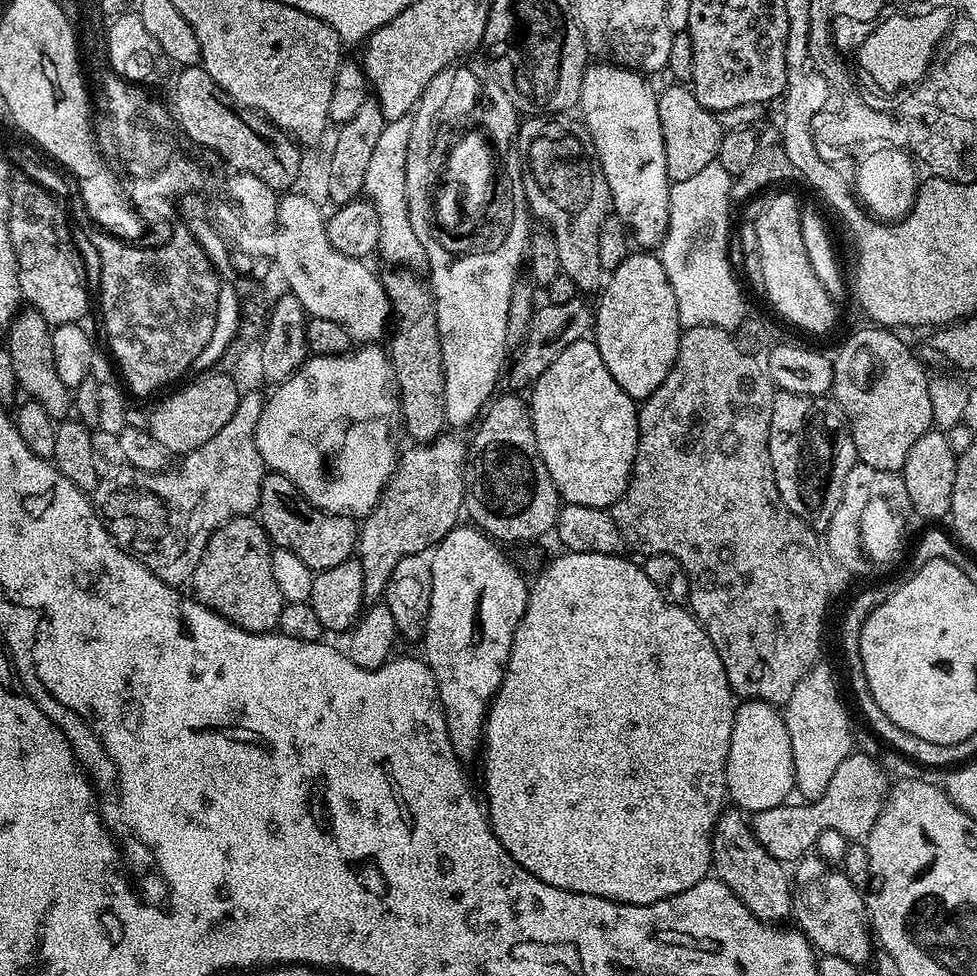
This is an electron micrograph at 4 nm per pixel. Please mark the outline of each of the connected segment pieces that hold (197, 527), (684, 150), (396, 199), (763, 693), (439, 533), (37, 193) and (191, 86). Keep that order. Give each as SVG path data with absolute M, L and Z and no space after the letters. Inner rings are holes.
M245 391L238 402L238 410L234 410L234 415L230 417L230 422L226 422L226 426L222 426L222 430L218 430L218 434L214 434L214 438L210 438L210 442L202 442L202 446L198 446L198 450L183 453L180 465L169 467L162 472L143 472L131 466L124 466L121 472L116 472L112 477L101 479L96 485L95 492L91 493L90 499L92 505L96 507L96 513L100 515L100 521L106 526L108 533L112 535L113 540L123 552L128 552L153 572L155 576L160 578L162 582L173 586L184 586L189 583L194 574L194 570L198 570L198 562L202 558L202 554L208 545L208 539L214 535L227 520L233 520L235 516L252 516L260 507L260 491L262 490L262 482L266 475L266 465L262 454L256 445L256 427L258 426L258 418L262 418L262 410L264 409L265 397L259 396L256 392Z
M675 82L669 88L660 88L658 102L658 122L662 126L662 142L666 150L666 170L669 181L691 178L705 166L716 163L716 155L722 146L725 129L720 128L717 113L706 110L702 102L693 94L691 87Z
M405 118L385 123L382 138L378 138L378 146L374 146L374 154L370 158L370 167L366 170L366 182L363 195L367 197L376 212L380 223L379 255L384 255L389 265L407 266L416 270L426 260L422 250L422 242L418 242L418 234L414 234L414 226L410 226L410 214L406 206L406 146L412 133L412 120Z
M694 326L693 328L684 328L680 334L680 349L678 354L674 358L674 366L670 366L670 374L666 374L666 378L662 382L662 386L658 386L658 390L654 390L654 394L650 394L639 405L638 415L640 418L640 437L638 438L638 450L636 451L636 461L632 467L632 477L628 480L628 488L620 497L617 498L615 504L612 505L610 511L614 522L618 526L618 530L624 535L624 543L629 549L637 548L640 554L651 554L657 552L658 554L674 554L674 558L678 558L678 562L682 562L682 566L686 570L688 580L692 584L692 596L694 597L694 604L696 600L696 608L694 607L694 615L697 620L700 621L700 625L706 630L706 634L710 638L710 642L714 642L714 646L718 650L718 654L722 658L724 663L724 669L726 670L726 678L728 679L728 685L732 687L733 693L741 701L745 700L761 700L767 704L773 706L785 706L790 702L790 696L794 694L795 687L798 686L798 682L801 682L802 678L807 675L813 667L815 667L820 656L820 635L824 632L824 611L828 608L828 572L824 569L824 564L820 561L820 552L822 556L822 540L818 537L817 529L812 525L807 524L804 520L798 519L787 506L782 502L782 498L778 494L778 482L774 478L774 466L770 462L770 446L768 445L768 439L770 438L770 414L772 413L772 407L774 406L774 398L777 394L777 389L772 383L771 376L768 375L765 365L760 364L751 356L748 352L743 352L742 349L736 345L736 340L731 331L726 328L715 328L714 326Z
M445 434L428 444L416 444L403 449L396 470L393 472L380 501L374 506L369 516L363 517L358 528L358 559L362 566L362 586L364 599L368 602L383 601L384 591L388 585L390 574L394 574L394 566L402 562L410 554L424 554L439 544L442 537L461 523L460 512L465 511L464 482L466 469L470 459L470 448L456 436Z
M24 178L21 181L17 181L12 187L8 215L10 238L16 251L20 295L50 326L79 324L88 312L85 261L69 235L65 221L60 221L62 208L57 197L33 180Z
M203 66L180 68L178 74L180 77L176 80L170 104L179 131L188 140L190 138L194 143L217 152L229 164L229 169L262 178L266 186L288 190L295 185L292 183L300 176L301 145L288 133L277 128L268 117L261 116L250 108L241 108L231 100L214 82L214 78L206 74Z

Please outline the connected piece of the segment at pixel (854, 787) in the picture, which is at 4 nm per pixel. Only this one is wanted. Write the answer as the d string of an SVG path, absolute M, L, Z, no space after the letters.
M851 751L838 765L838 778L820 797L800 804L785 802L770 806L770 810L751 813L754 838L758 838L760 845L781 862L795 862L809 855L815 849L818 834L827 828L838 830L850 842L863 841L870 834L874 822L878 822L878 814L884 809L884 801L890 791L890 780L884 777L880 762L867 752Z

